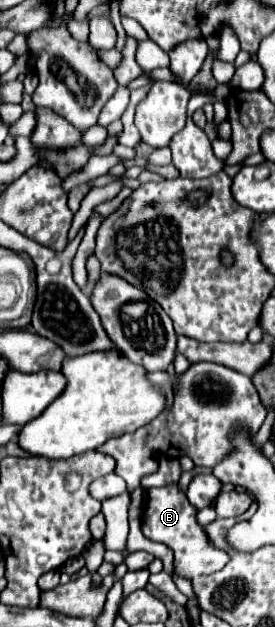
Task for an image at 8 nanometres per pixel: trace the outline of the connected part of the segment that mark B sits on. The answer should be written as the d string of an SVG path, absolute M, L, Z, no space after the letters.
M168 484L162 488L150 488L146 490L148 500L142 514L142 532L152 542L166 544L174 552L174 572L176 576L182 576L186 580L192 580L196 576L212 574L224 568L230 560L228 552L216 548L212 540L208 540L206 528L196 520L198 510L192 508L186 494L178 488L178 484Z

